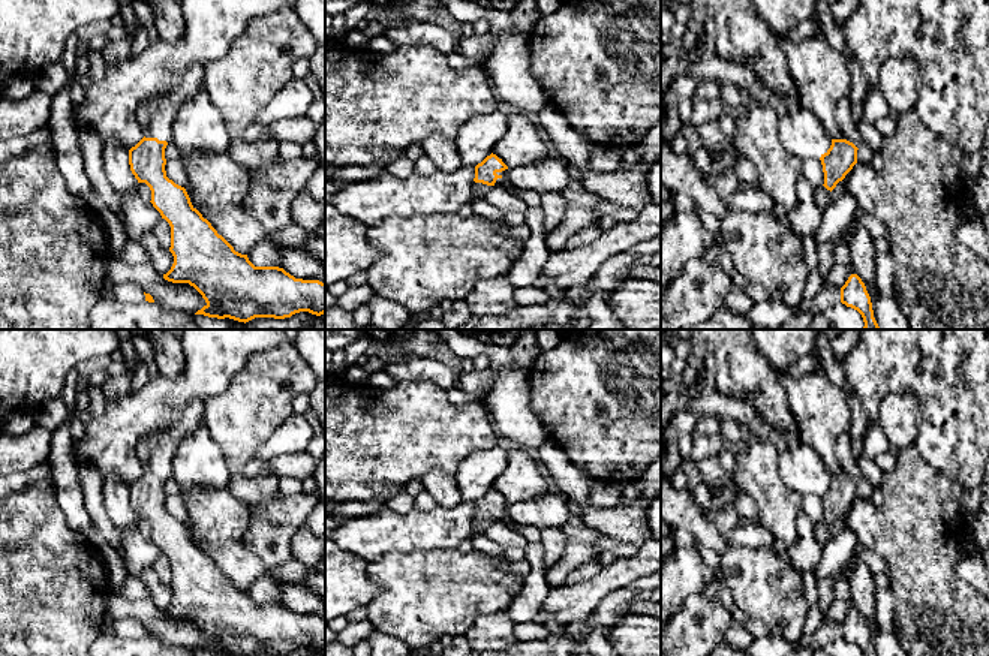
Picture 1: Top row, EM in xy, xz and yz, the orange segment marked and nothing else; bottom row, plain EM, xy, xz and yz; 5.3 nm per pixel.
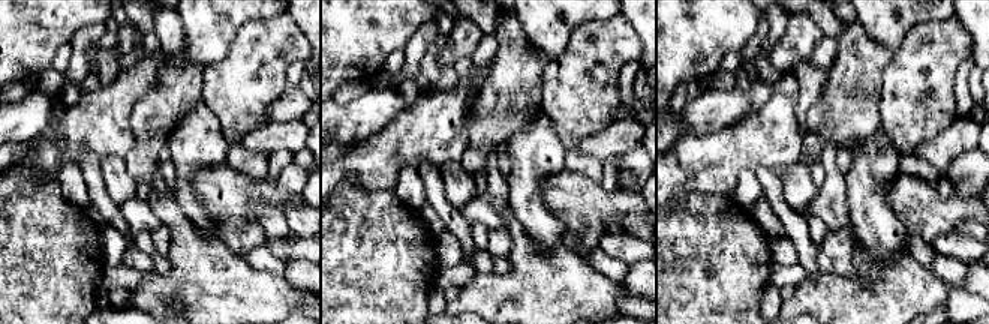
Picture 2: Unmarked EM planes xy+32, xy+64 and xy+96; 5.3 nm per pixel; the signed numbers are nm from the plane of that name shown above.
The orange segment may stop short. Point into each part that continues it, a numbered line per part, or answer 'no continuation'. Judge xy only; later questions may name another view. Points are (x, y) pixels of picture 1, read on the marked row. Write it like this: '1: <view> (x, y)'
1: xy (158, 117)

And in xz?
1: xz (478, 189)

